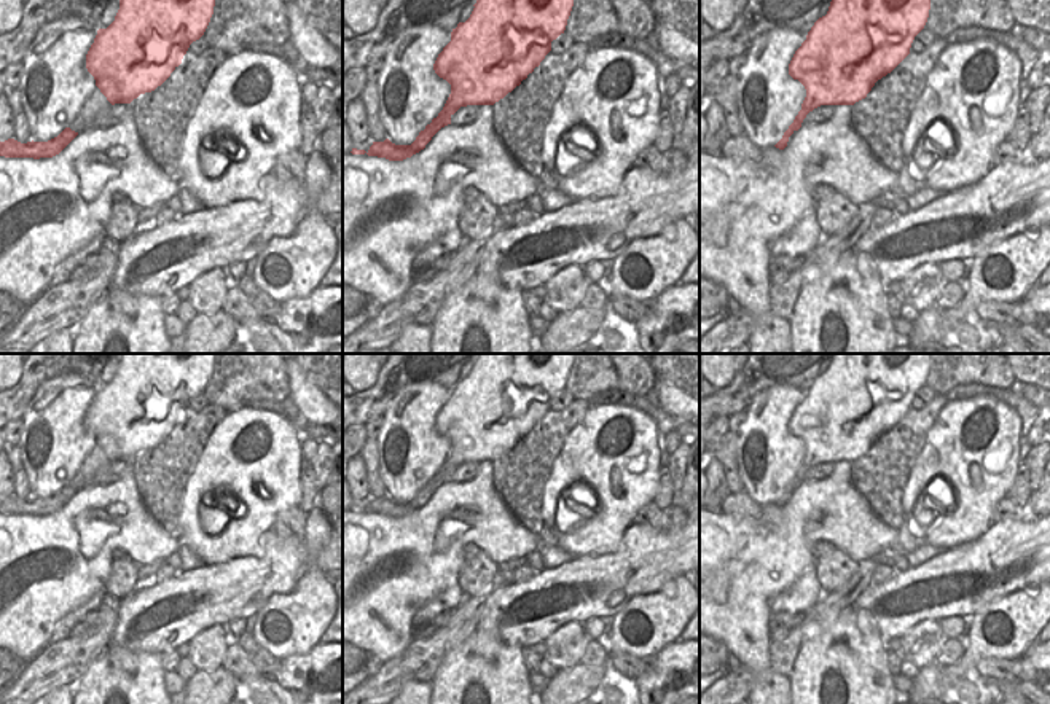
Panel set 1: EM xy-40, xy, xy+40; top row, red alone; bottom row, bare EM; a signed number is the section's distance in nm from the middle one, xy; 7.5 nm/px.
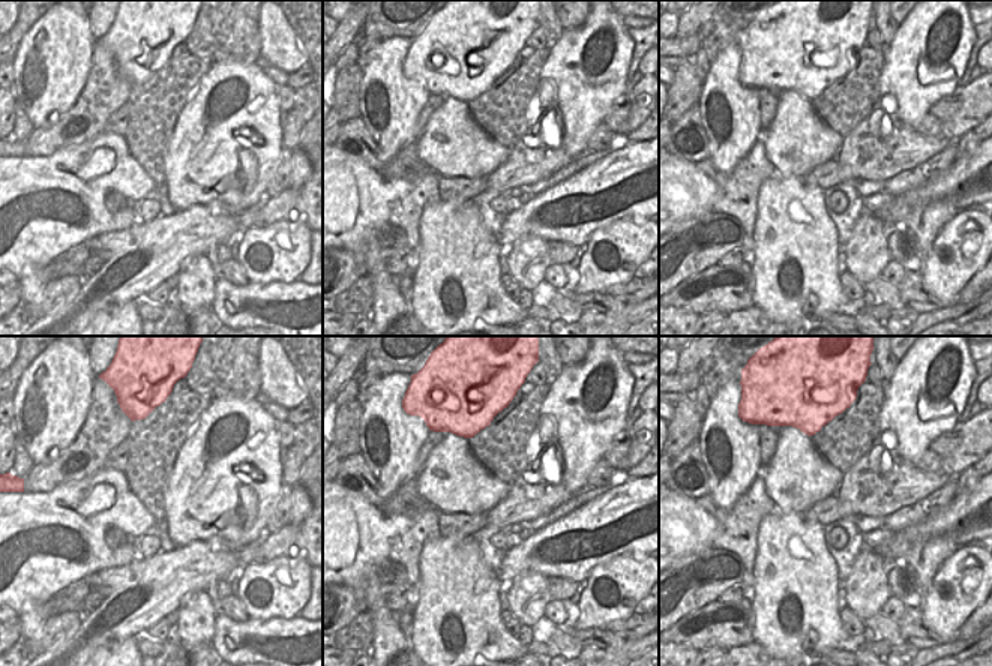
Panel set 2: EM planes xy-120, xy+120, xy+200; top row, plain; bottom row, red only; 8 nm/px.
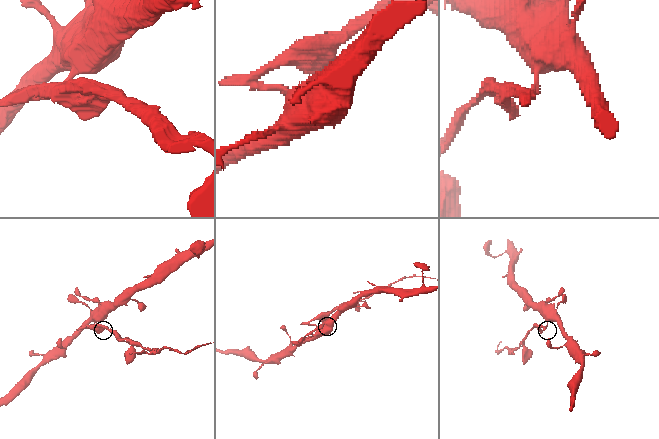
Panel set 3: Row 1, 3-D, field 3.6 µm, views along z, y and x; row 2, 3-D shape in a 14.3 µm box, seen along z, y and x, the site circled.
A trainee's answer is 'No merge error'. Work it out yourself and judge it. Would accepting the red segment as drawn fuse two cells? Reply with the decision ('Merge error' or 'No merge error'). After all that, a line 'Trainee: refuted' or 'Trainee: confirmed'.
Merge error
Trainee: refuted

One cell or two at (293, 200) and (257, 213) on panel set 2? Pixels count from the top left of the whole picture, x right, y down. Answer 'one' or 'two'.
one

